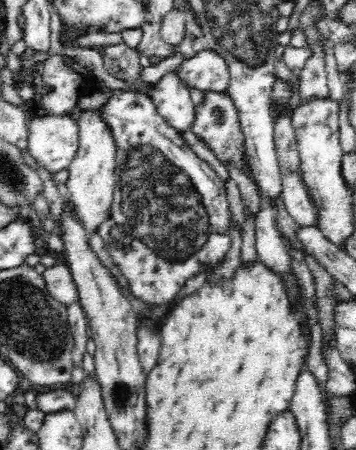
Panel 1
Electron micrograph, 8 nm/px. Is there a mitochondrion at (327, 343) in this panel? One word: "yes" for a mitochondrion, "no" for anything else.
no

